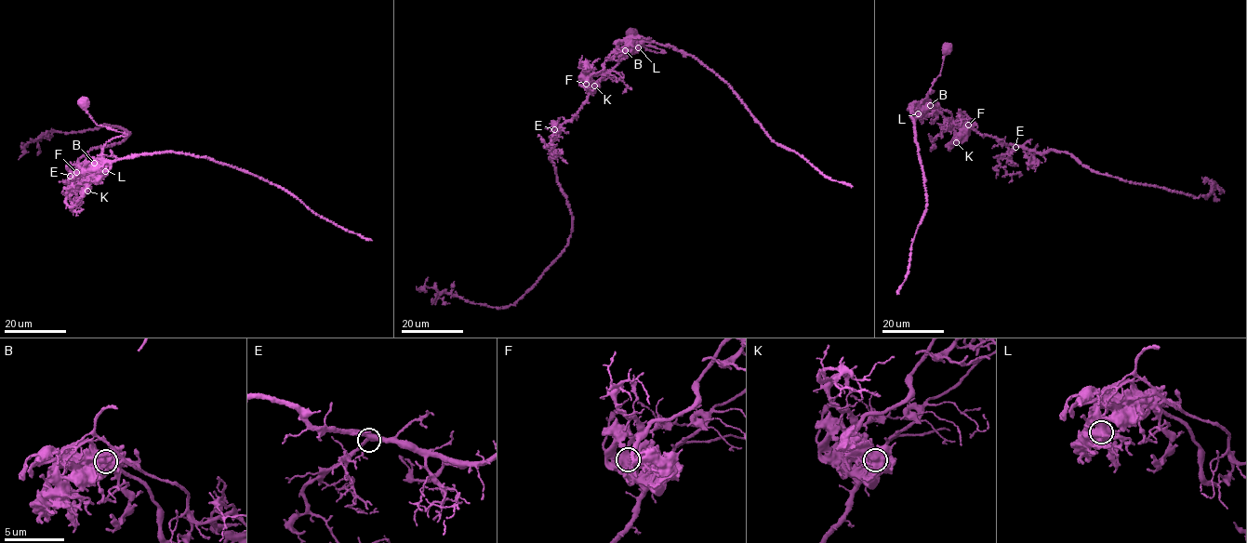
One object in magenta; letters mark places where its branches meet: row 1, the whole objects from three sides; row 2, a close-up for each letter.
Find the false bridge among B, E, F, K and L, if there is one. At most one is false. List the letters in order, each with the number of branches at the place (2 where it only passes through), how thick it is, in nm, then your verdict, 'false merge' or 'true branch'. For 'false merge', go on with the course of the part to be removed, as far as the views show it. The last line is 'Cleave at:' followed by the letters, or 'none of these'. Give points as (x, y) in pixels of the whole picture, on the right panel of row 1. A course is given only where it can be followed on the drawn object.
B: 3 | 650 nm | true branch
E: 3 | 400 nm | true branch
F: 3 | 650 nm | false merge | (968, 125), (1001, 143), (1046, 152), (1064, 152), (1095, 172), (1197, 198), (1206, 198), (1214, 182), (1208, 193)
K: 3 | 600 nm | true branch
L: 4 | 600 nm | true branch
Cleave at: F

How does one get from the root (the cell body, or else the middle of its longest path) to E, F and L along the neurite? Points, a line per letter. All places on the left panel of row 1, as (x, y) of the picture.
E: (84, 102), (98, 125), (126, 135), (111, 139), (89, 169), (86, 165), (86, 172), (70, 176)
F: (84, 102), (98, 125), (126, 135), (111, 139), (100, 156), (89, 164), (89, 169), (86, 165), (76, 172)
L: (84, 102), (86, 112), (98, 125), (126, 135), (113, 138), (103, 148), (105, 171)

